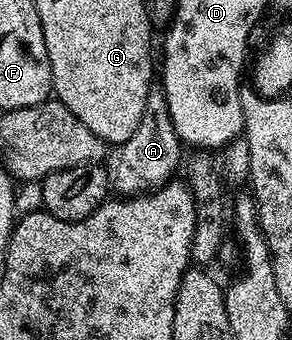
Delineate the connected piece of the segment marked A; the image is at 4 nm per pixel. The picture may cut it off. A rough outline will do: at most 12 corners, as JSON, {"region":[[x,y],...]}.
{"region":[[161,87],[118,149],[119,197],[161,188],[183,163]]}

